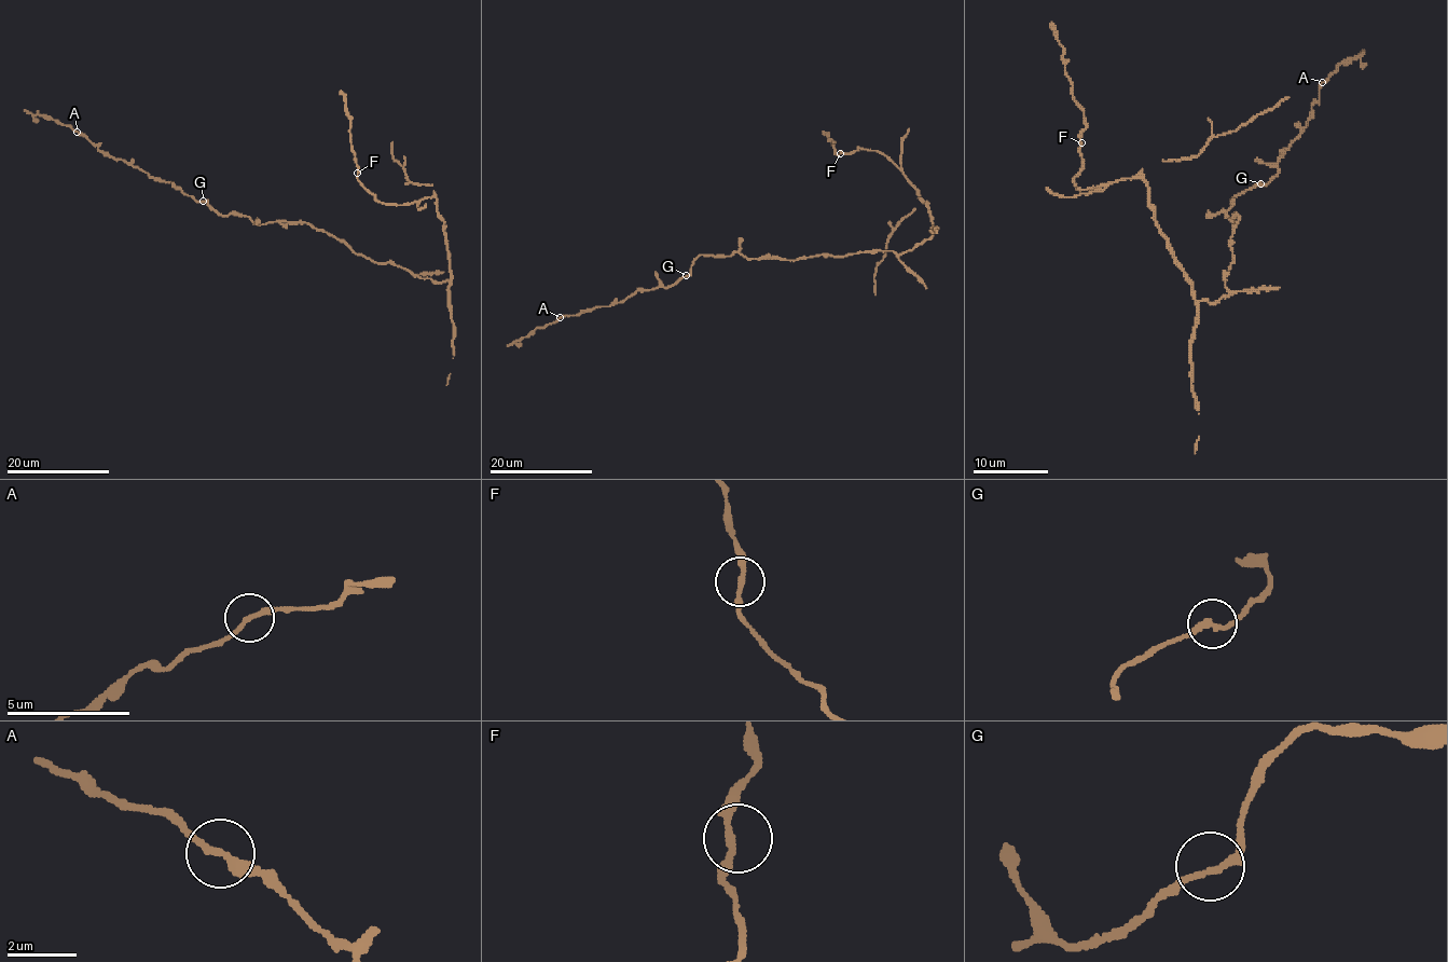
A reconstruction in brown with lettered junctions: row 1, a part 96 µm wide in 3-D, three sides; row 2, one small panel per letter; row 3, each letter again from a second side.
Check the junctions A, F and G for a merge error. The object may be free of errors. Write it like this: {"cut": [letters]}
{"cut": []}

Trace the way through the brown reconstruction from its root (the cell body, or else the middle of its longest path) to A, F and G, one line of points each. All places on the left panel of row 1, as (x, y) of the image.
A: (359, 253), (306, 222), (257, 224), (243, 215), (220, 215), (173, 182), (105, 155), (77, 132)
F: (359, 253), (422, 278), (450, 279), (436, 197), (402, 205), (380, 202), (357, 173)
G: (359, 253), (306, 222), (276, 220), (257, 224), (243, 215), (220, 215), (203, 201)

